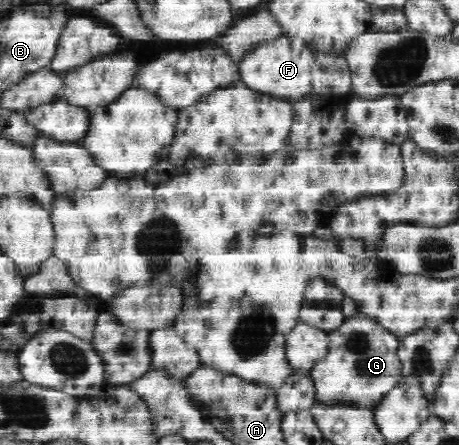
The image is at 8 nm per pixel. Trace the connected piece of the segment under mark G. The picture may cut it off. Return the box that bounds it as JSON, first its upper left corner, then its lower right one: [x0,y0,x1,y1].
[309,314,403,412]

